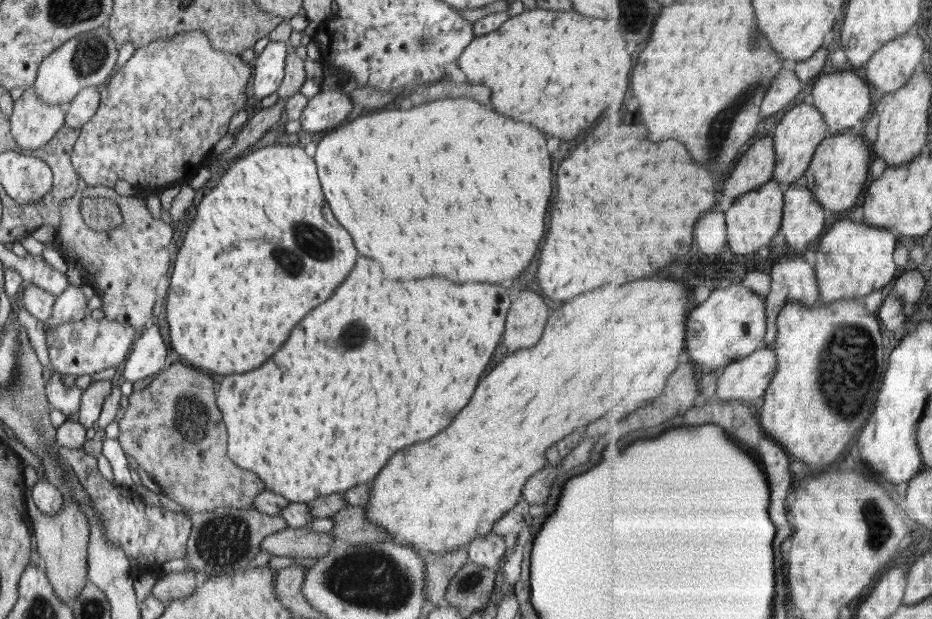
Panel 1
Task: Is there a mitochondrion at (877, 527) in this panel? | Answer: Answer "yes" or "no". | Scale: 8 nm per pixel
yes

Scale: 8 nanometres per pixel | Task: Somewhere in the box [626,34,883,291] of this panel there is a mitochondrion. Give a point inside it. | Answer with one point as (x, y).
(716, 133)

